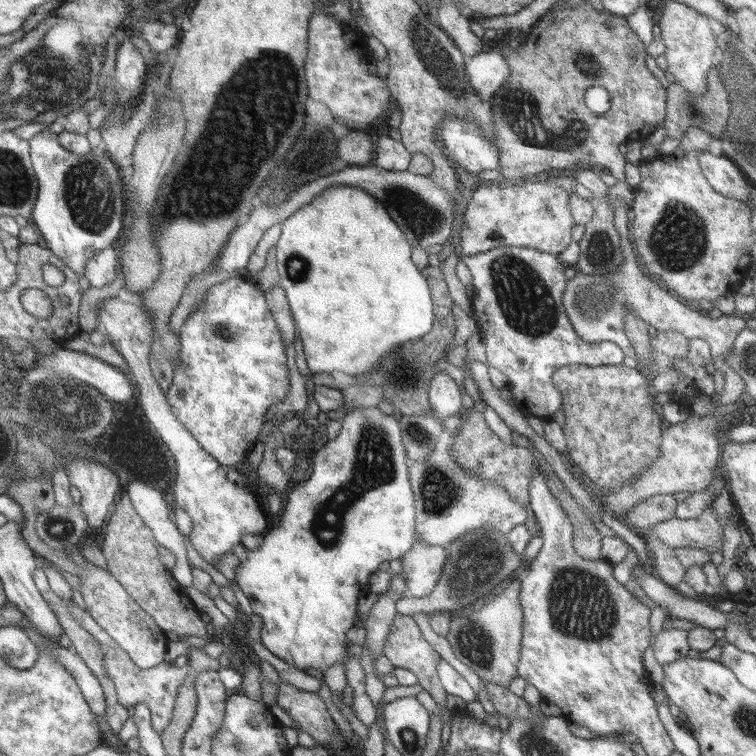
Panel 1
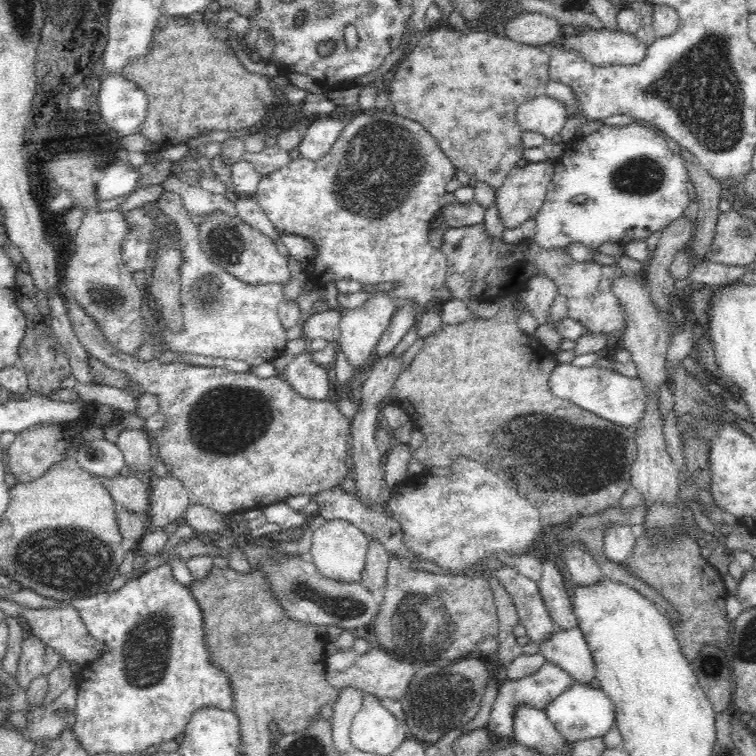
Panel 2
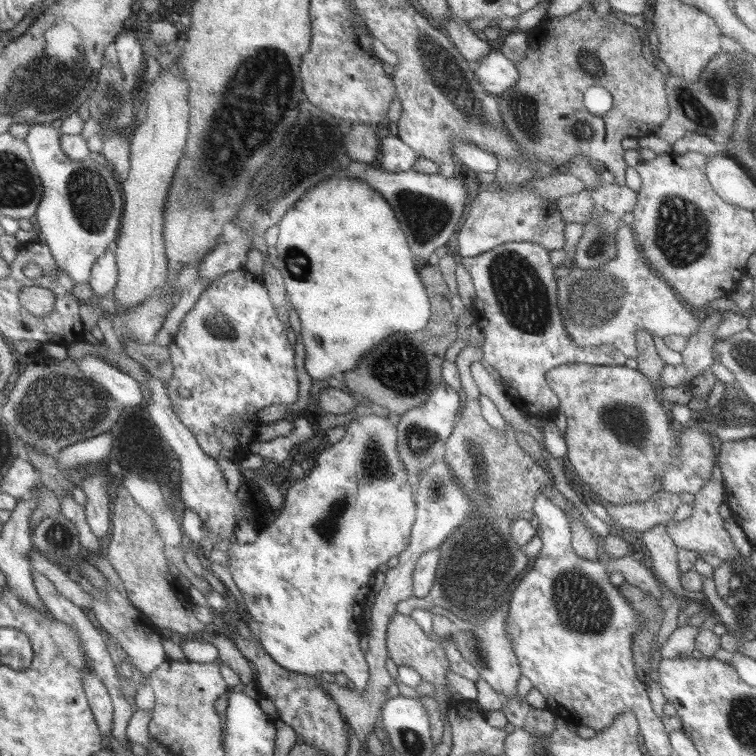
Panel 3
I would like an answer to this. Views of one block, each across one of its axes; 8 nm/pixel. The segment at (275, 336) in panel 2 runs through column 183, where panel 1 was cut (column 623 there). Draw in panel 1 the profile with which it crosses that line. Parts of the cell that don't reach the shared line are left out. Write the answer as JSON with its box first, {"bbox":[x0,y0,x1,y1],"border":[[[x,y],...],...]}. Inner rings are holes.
{"bbox":[563,206,747,362],"border":[[[617,206],[613,210],[615,226],[621,239],[621,250],[623,251],[624,263],[619,270],[610,276],[598,276],[598,274],[584,274],[578,272],[572,280],[567,283],[563,301],[566,312],[568,312],[570,323],[574,331],[582,336],[588,343],[601,343],[610,341],[617,344],[625,356],[635,359],[635,350],[624,332],[624,319],[628,313],[640,317],[644,323],[654,326],[658,331],[676,331],[682,333],[689,339],[702,337],[710,344],[711,356],[716,362],[724,360],[732,353],[734,340],[739,332],[747,328],[747,317],[738,314],[723,314],[719,318],[708,318],[708,314],[700,314],[700,310],[686,308],[682,302],[672,298],[662,285],[656,282],[644,270],[640,262],[640,256],[636,254],[636,246],[628,239],[627,212],[630,208]]]}

